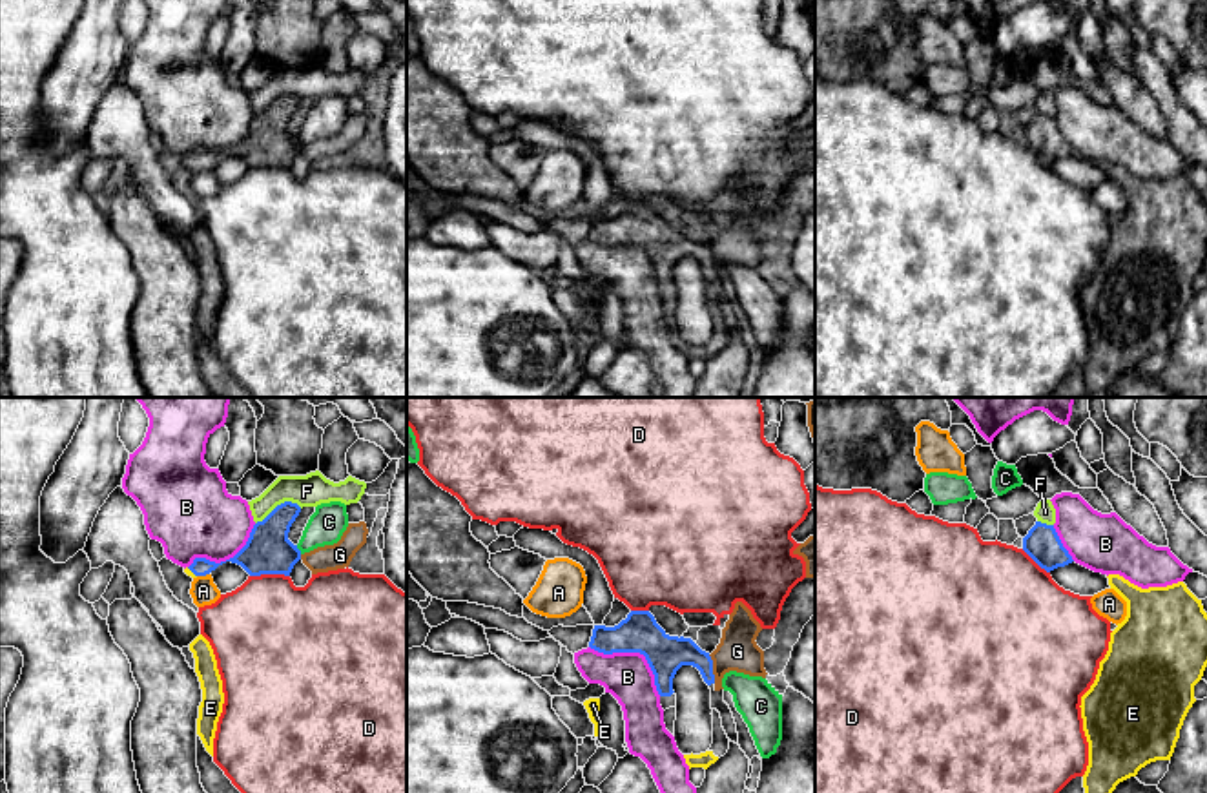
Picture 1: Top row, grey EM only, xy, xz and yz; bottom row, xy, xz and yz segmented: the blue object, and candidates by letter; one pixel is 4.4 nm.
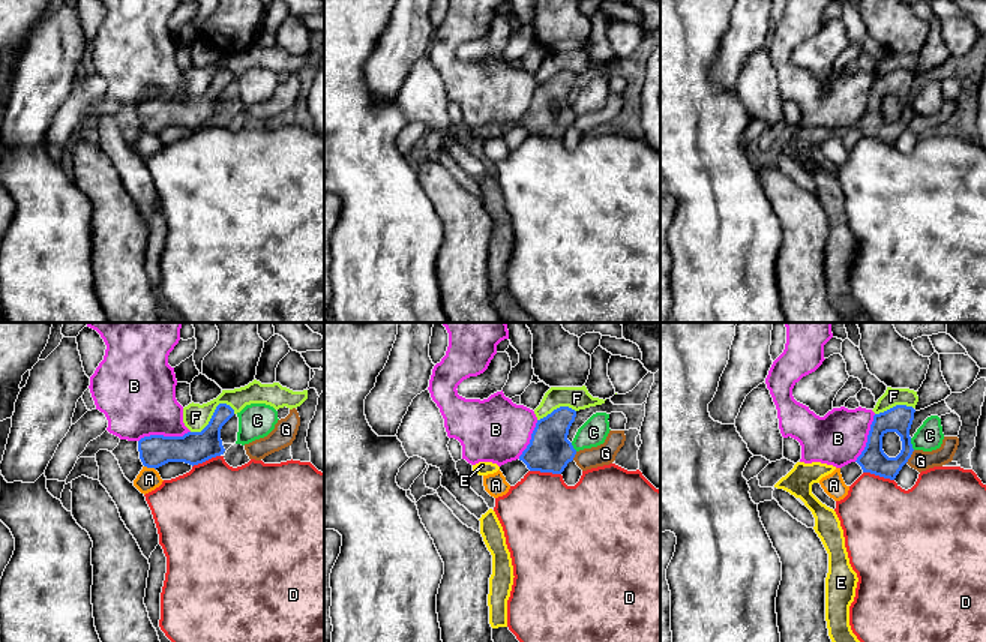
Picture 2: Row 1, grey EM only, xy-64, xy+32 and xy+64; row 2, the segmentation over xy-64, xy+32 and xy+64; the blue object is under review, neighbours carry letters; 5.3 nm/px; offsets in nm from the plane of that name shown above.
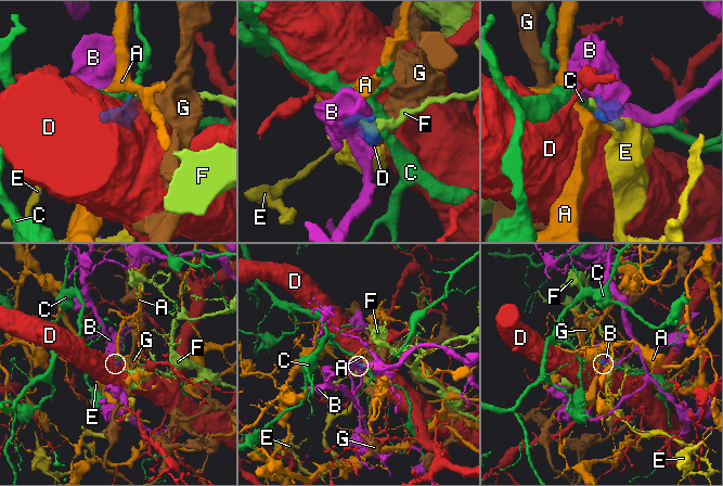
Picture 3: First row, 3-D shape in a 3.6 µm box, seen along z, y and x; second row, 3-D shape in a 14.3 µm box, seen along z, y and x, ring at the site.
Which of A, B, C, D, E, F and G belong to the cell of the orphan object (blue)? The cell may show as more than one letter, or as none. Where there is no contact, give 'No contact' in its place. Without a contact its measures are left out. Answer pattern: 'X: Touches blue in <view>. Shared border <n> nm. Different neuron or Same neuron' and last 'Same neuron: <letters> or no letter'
A: Touches blue in xy. Shared border 60 nm. Different neuron
B: Touches blue in xz. Shared border 380 nm. Different neuron
C: Touches blue in xy. Shared border 50 nm. Different neuron
D: Touches blue in xy. Shared border 180 nm. Different neuron
E: Touches blue in xy. Shared border 60 nm. Same neuron
F: Touches blue in xy. Shared border 220 nm. Different neuron
G: Touches blue in xz. Shared border 130 nm. Different neuron
Same neuron: E

